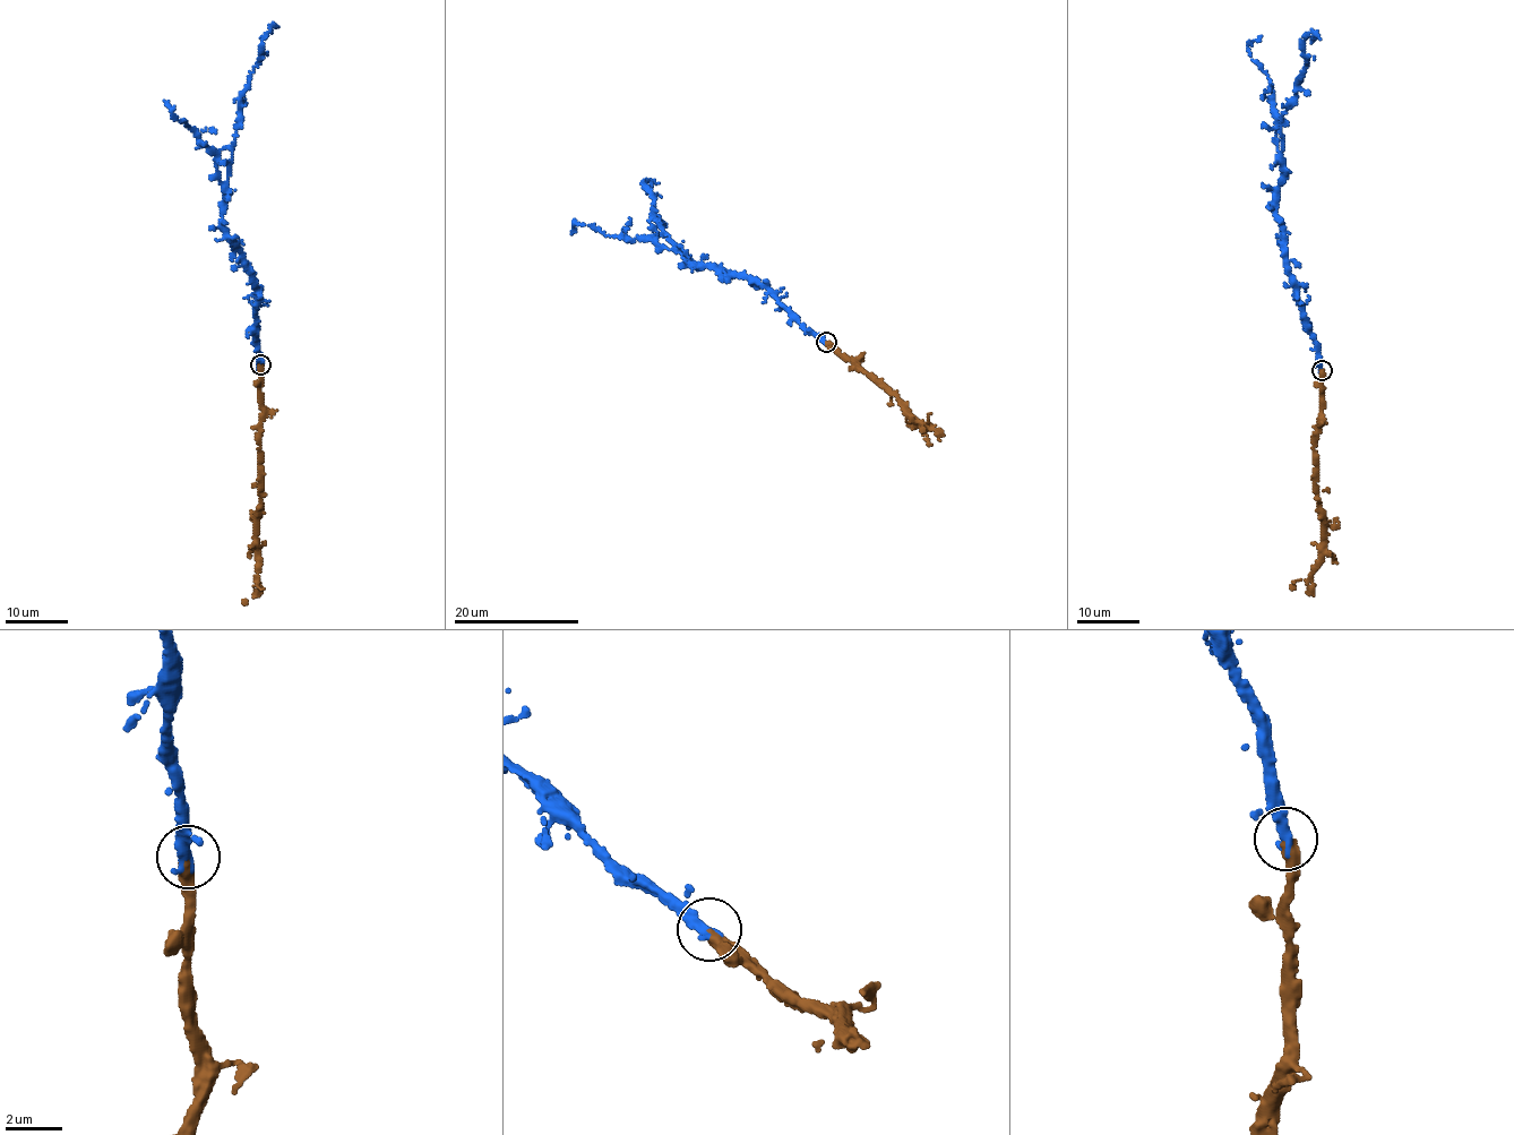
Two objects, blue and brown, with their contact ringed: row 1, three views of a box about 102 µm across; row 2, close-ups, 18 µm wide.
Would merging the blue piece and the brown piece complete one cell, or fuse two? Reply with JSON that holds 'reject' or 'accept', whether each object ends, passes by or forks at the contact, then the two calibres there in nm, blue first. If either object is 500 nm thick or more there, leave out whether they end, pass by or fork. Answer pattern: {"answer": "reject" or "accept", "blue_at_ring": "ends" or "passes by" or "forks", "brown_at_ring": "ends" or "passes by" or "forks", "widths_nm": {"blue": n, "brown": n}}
{"answer": "accept", "blue_at_ring": "ends", "brown_at_ring": "ends", "widths_nm": {"blue": 440, "brown": 420}}

